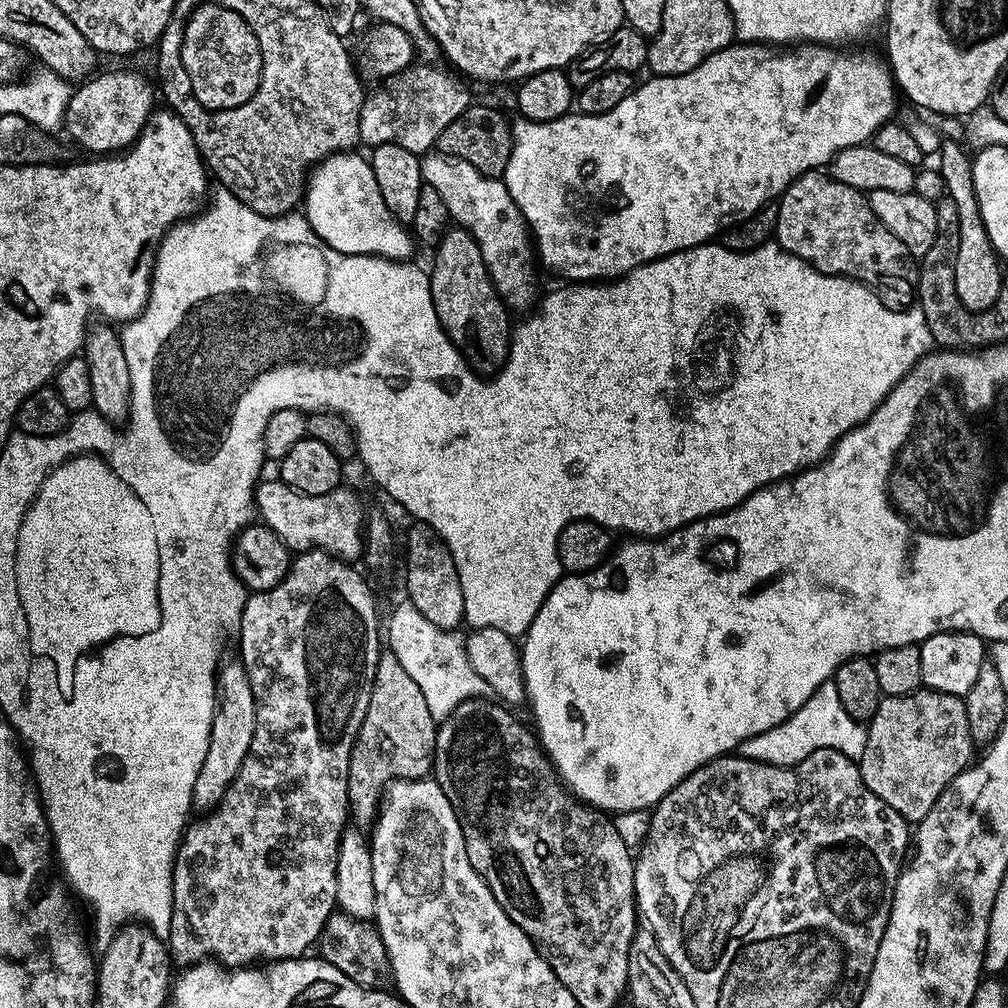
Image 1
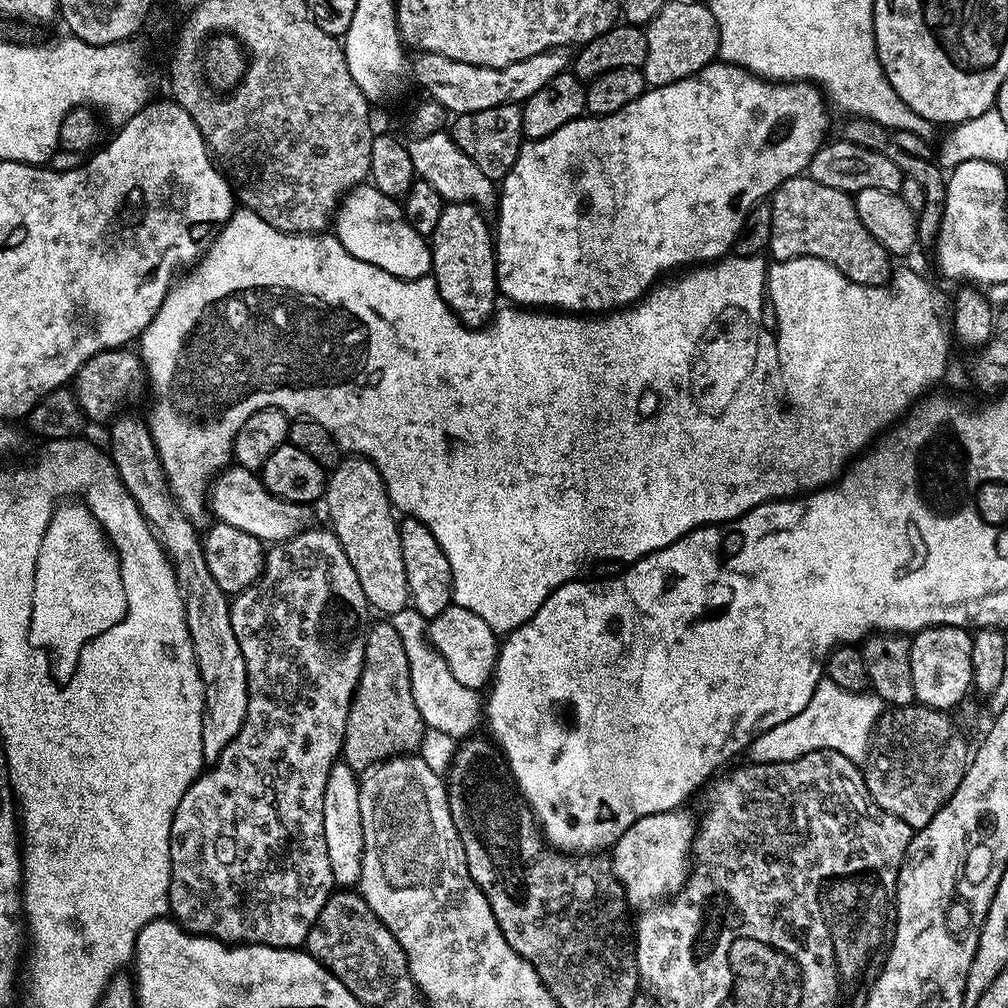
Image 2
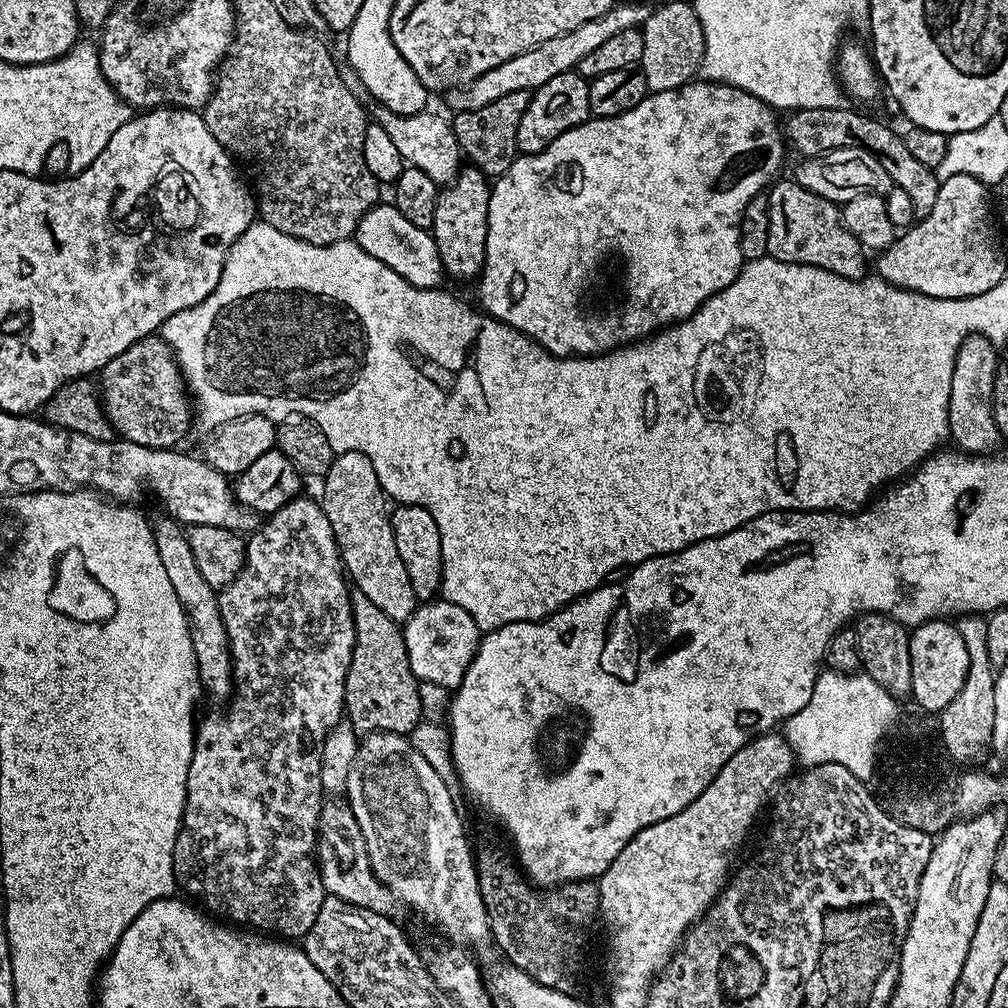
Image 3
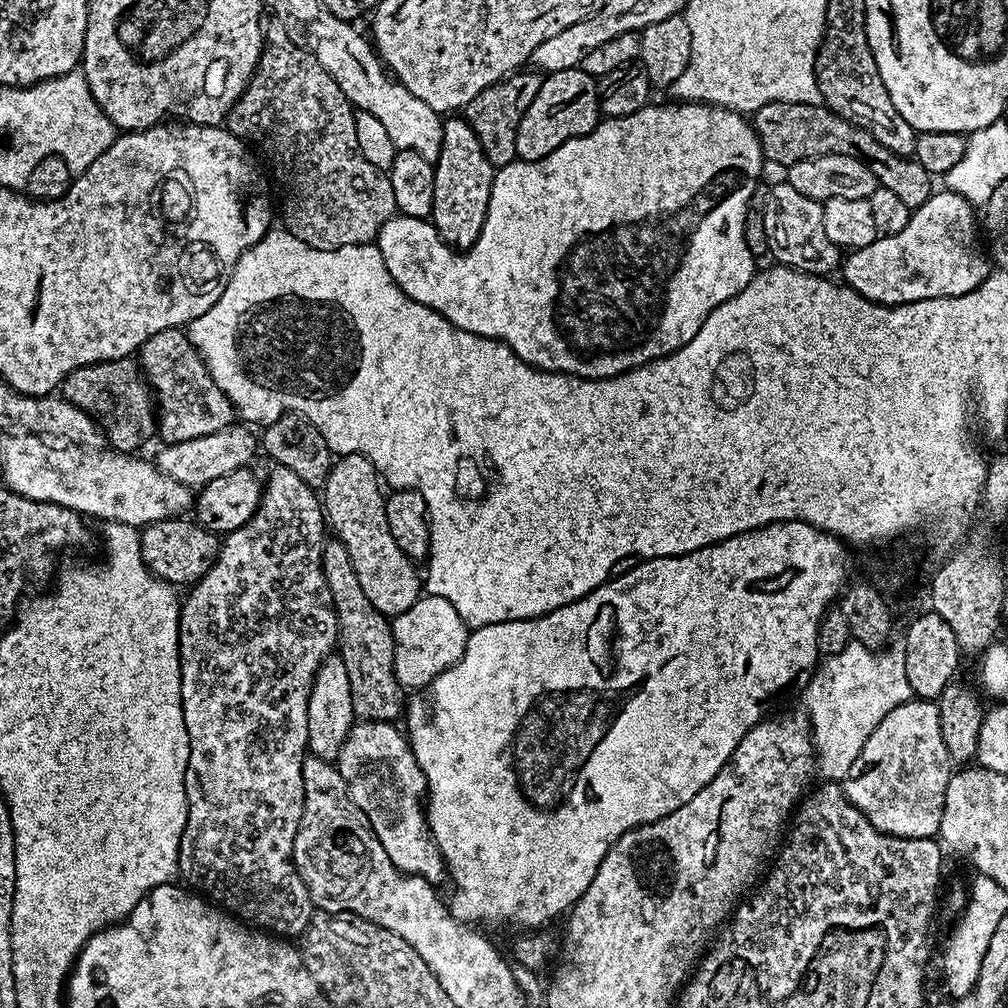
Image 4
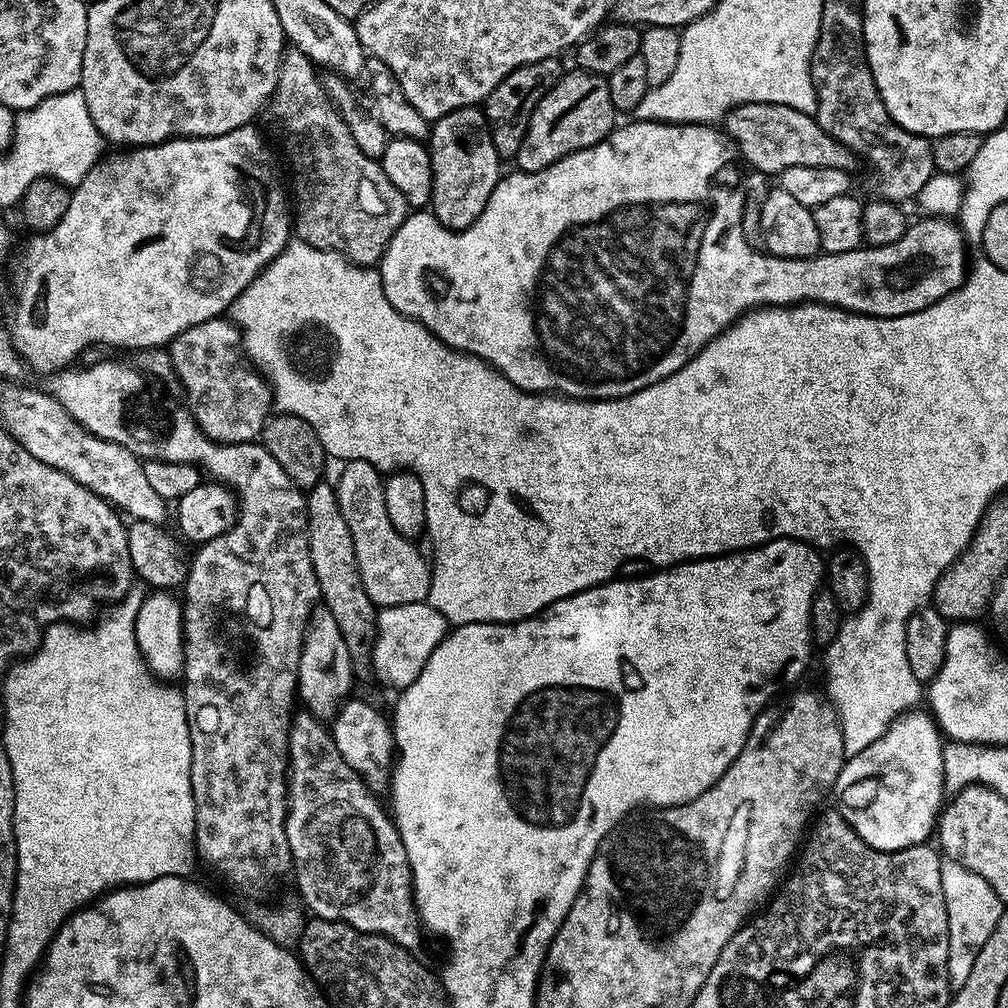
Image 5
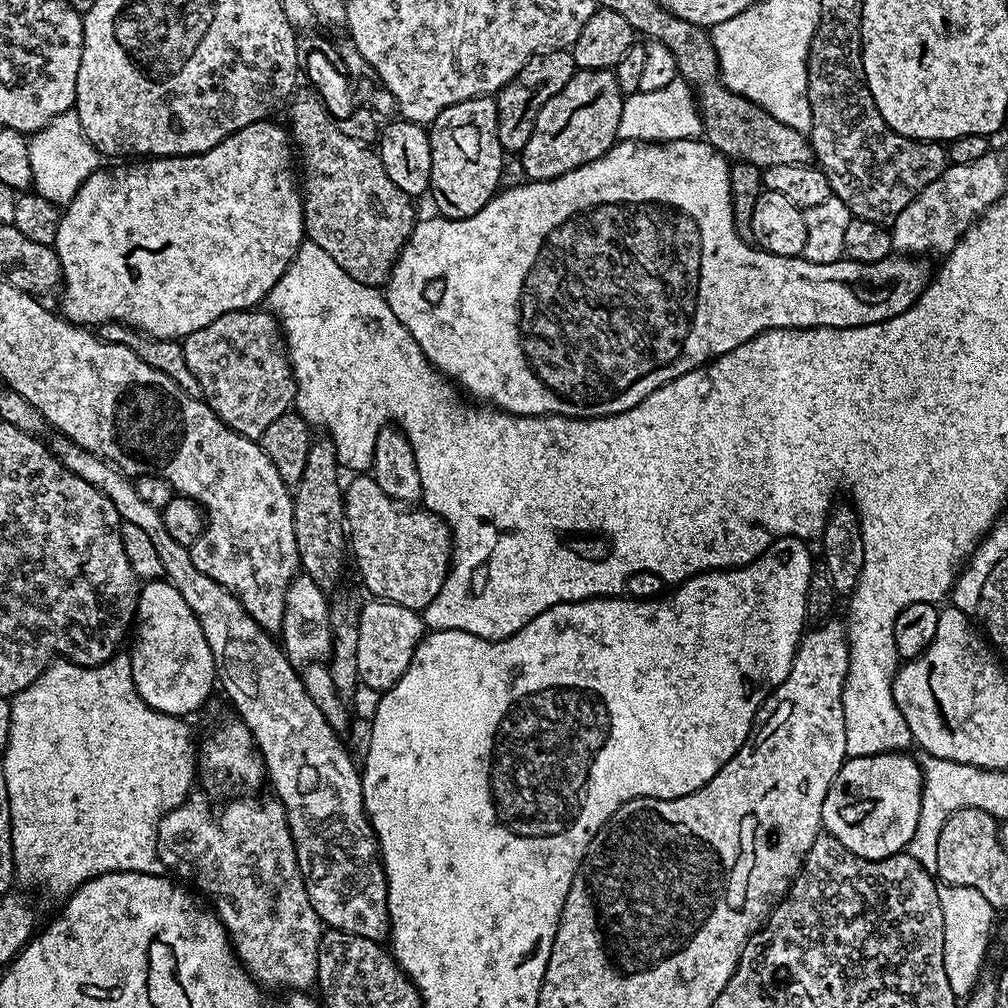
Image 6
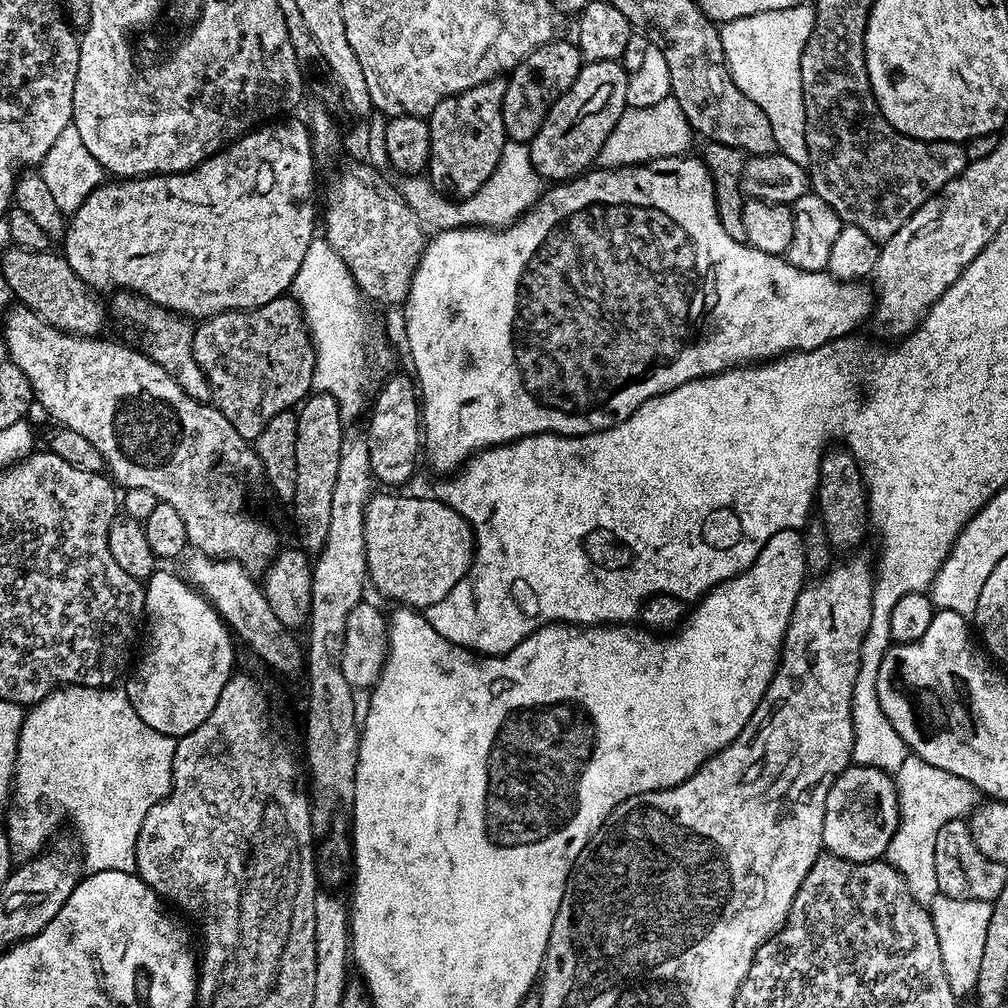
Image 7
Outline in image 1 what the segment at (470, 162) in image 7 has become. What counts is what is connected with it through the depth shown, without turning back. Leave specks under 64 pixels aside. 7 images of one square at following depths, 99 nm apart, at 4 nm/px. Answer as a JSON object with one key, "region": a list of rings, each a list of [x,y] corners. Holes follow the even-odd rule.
{"region":[[[452,226],[435,245],[434,252],[436,257],[432,260],[428,281],[434,310],[445,334],[477,373],[495,374],[501,371],[508,357],[508,348],[512,345],[513,325],[508,324],[509,309],[496,293],[486,262],[482,262],[478,242],[474,242],[465,228]]]}

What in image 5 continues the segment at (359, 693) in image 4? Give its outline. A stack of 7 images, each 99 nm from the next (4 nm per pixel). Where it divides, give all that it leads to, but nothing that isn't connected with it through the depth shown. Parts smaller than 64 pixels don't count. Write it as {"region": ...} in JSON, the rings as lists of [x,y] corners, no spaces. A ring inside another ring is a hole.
{"region":[[[321,482],[307,489],[308,541],[310,562],[314,562],[314,578],[318,578],[320,600],[323,607],[334,614],[342,638],[346,638],[346,650],[350,650],[352,666],[357,677],[368,676],[372,658],[372,644],[376,640],[376,613],[370,594],[362,586],[358,570],[358,558],[354,554],[354,538],[350,538],[350,526],[342,518],[342,506],[338,506],[335,487]]]}

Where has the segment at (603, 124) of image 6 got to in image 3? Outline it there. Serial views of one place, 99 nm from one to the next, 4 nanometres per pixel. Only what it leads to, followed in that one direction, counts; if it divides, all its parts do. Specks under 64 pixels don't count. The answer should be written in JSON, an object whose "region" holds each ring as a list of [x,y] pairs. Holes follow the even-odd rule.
{"region":[[[573,70],[566,74],[558,74],[558,78],[550,78],[546,86],[537,88],[528,97],[526,114],[522,114],[522,122],[518,122],[517,153],[529,156],[535,152],[546,150],[554,138],[566,134],[566,130],[574,130],[590,116],[589,81]]]}

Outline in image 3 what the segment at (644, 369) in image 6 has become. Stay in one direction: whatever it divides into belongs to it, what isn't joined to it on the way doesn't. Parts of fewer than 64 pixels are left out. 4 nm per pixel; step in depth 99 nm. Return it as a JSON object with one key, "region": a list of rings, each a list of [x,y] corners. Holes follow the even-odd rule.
{"region":[[[696,78],[681,88],[649,94],[634,106],[634,110],[626,110],[626,114],[589,118],[574,130],[566,130],[566,134],[554,138],[546,150],[529,156],[517,155],[510,170],[495,177],[491,185],[486,258],[478,277],[479,307],[495,320],[501,320],[531,340],[537,340],[552,356],[599,356],[601,352],[634,344],[692,316],[700,305],[730,286],[746,263],[740,249],[742,210],[754,194],[765,191],[777,179],[776,171],[784,160],[784,148],[786,152],[786,136],[776,116],[777,109],[754,98],[754,94],[746,94],[746,90]],[[954,174],[941,180],[938,198],[934,201],[934,210],[926,214],[926,218],[917,220],[911,228],[901,231],[890,247],[883,249],[874,260],[875,275],[888,284],[905,288],[907,292],[917,292],[923,296],[934,298],[966,298],[986,294],[1006,274],[1004,256],[992,237],[992,224],[988,221],[989,189],[970,174]],[[377,203],[376,207],[368,211],[358,222],[354,237],[356,244],[362,246],[362,250],[366,250],[366,254],[378,258],[378,262],[390,266],[390,270],[394,270],[394,274],[406,278],[406,282],[419,288],[441,287],[440,279],[445,279],[446,273],[431,231],[414,226],[414,222],[402,218],[395,203],[384,203]]]}

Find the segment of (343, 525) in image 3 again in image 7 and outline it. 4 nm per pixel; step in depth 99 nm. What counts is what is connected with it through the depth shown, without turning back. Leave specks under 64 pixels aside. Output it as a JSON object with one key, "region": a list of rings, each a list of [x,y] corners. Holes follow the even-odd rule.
{"region":[[[388,490],[380,491],[377,491],[375,494],[373,494],[373,496],[370,497],[370,499],[368,500],[368,505],[366,506],[366,510],[364,511],[364,529],[366,530],[366,562],[368,563],[368,579],[370,581],[371,587],[376,587],[382,595],[389,596],[390,599],[396,600],[392,602],[395,602],[397,605],[407,606],[410,608],[415,608],[417,610],[427,610],[430,606],[434,606],[434,602],[442,602],[442,598],[446,598],[446,594],[450,594],[450,590],[454,590],[454,586],[458,586],[458,582],[462,582],[462,578],[470,570],[470,566],[472,565],[472,561],[476,554],[476,540],[474,537],[472,537],[472,527],[468,525],[468,523],[466,522],[466,518],[462,518],[462,514],[458,514],[454,511],[453,508],[451,508],[450,506],[446,506],[443,500],[438,500],[435,498],[429,498],[429,500],[427,500],[427,498],[424,496],[396,496],[400,494],[393,494]]]}

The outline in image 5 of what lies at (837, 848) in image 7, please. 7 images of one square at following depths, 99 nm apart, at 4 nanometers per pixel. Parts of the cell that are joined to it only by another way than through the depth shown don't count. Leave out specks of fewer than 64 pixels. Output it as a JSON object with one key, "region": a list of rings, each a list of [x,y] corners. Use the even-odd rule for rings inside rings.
{"region":[[[909,710],[904,713],[903,716],[899,716],[899,718],[886,730],[886,734],[882,734],[882,738],[878,738],[878,742],[870,742],[870,746],[866,746],[866,750],[862,750],[862,754],[858,754],[857,756],[849,756],[844,761],[844,768],[838,774],[838,778],[836,779],[836,786],[834,789],[834,797],[836,796],[836,804],[835,807],[838,809],[840,816],[843,820],[846,821],[849,826],[852,827],[853,830],[856,831],[858,834],[858,838],[862,838],[862,842],[866,842],[873,848],[874,850],[878,850],[879,852],[897,852],[898,850],[902,850],[903,848],[909,848],[912,844],[923,844],[929,838],[928,835],[933,835],[934,829],[937,827],[938,824],[938,817],[942,811],[942,799],[945,797],[945,790],[944,790],[944,775],[942,774],[942,750],[944,749],[944,744],[942,743],[942,739],[940,740],[940,732],[936,729],[936,724],[934,721],[931,720],[930,717],[927,716],[926,713],[920,712],[921,710]]]}

